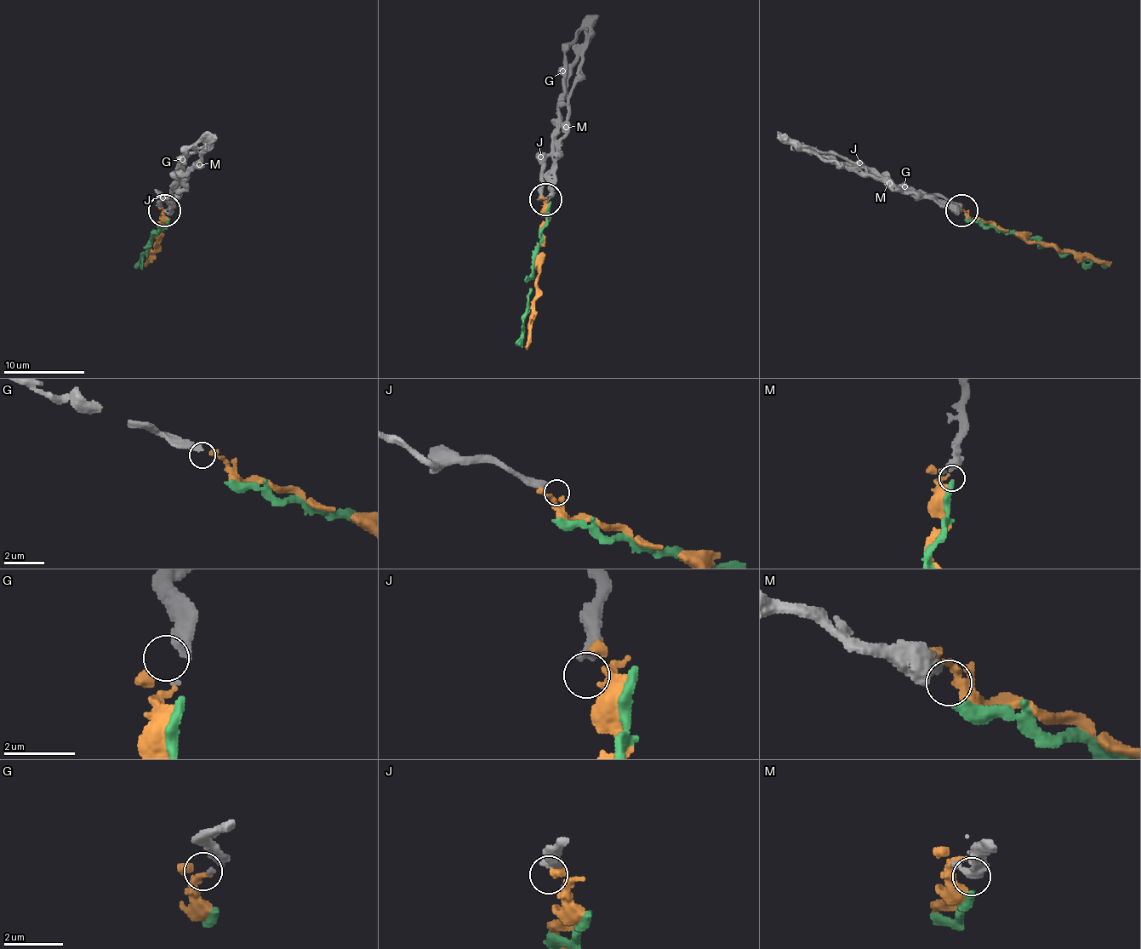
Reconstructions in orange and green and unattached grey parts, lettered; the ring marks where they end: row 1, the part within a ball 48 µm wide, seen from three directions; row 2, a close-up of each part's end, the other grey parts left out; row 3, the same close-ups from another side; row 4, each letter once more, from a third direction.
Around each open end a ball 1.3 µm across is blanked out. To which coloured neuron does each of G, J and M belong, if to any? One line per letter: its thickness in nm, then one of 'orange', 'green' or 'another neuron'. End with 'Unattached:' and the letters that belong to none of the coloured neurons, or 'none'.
G: calibre 110 nm; orange
J: calibre 360 nm; another neuron
M: calibre 550 nm; green
Unattached: J

